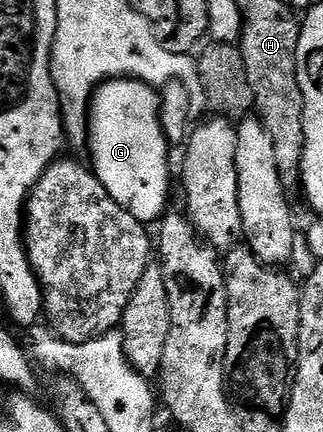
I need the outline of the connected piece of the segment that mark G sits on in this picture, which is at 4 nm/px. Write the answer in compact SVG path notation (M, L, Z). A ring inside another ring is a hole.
M111 78L103 82L92 93L92 104L88 107L88 133L90 135L90 151L92 150L91 169L97 180L104 185L106 192L130 216L138 221L151 224L164 217L168 206L168 150L170 143L160 123L161 95L157 87L138 78Z

